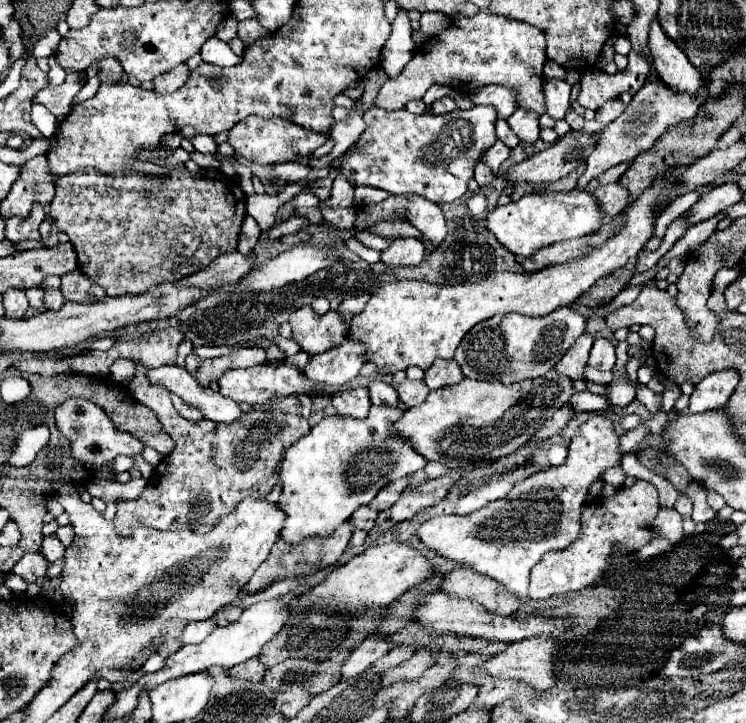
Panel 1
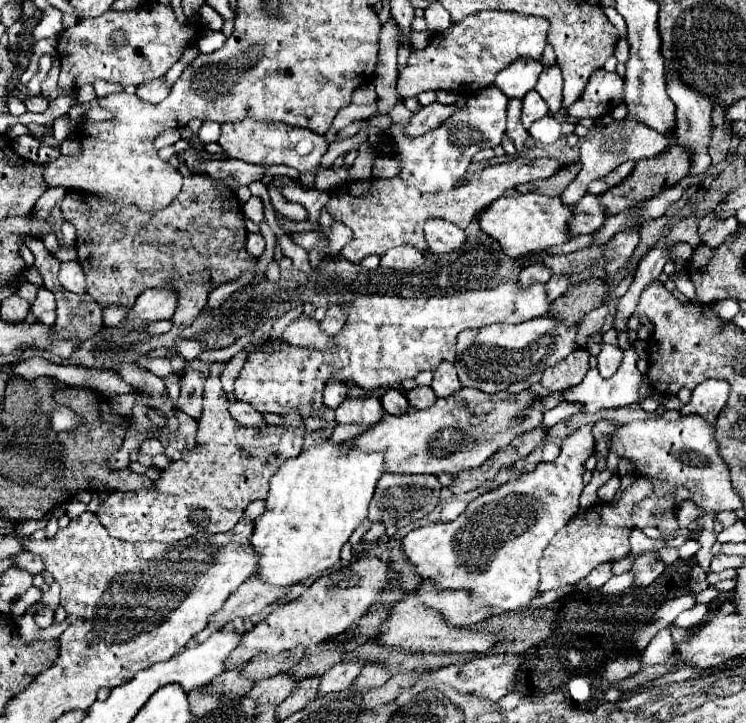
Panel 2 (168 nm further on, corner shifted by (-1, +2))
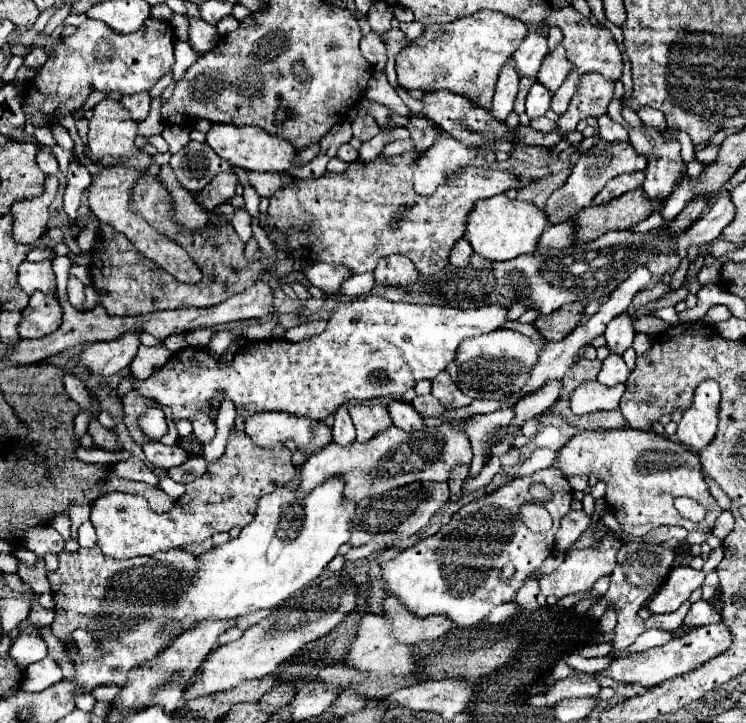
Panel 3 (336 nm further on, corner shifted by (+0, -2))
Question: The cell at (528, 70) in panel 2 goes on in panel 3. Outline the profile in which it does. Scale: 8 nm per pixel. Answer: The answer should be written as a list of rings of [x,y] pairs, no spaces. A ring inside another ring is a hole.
[[[529,31],[529,35],[525,37],[525,45],[521,45],[513,53],[511,61],[513,61],[513,67],[519,77],[533,79],[533,77],[537,77],[537,71],[539,71],[545,55],[547,55],[547,35]]]

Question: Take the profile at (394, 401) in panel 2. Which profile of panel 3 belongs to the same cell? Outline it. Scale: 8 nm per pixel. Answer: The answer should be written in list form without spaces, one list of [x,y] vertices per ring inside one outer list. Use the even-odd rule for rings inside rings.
[[[391,401],[387,405],[389,415],[393,419],[393,425],[397,425],[403,431],[413,431],[413,429],[421,429],[423,427],[423,419],[421,415],[417,415],[417,411],[411,407],[411,403],[405,401]]]

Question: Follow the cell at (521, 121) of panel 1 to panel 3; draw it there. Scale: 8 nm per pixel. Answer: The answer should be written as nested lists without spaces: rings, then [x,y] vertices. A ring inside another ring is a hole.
[[[535,83],[525,101],[529,119],[543,117],[549,111],[549,101],[551,101],[551,95],[545,91],[545,87],[541,87],[541,83]]]

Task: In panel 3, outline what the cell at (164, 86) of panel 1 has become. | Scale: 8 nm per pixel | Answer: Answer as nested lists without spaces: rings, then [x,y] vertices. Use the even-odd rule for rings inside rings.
[[[149,91],[133,93],[133,95],[123,95],[121,103],[133,113],[133,119],[143,121],[147,117],[147,113],[149,113],[149,107],[151,107],[151,95],[149,95]]]

